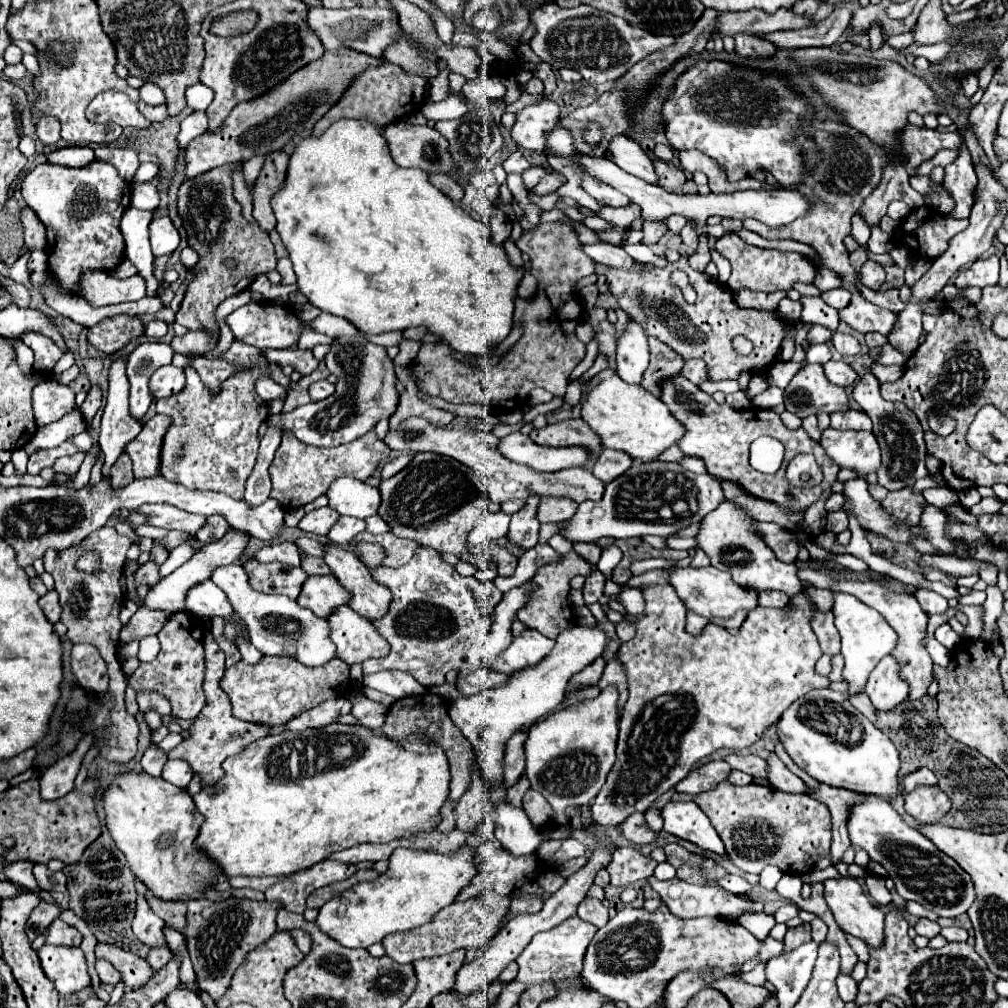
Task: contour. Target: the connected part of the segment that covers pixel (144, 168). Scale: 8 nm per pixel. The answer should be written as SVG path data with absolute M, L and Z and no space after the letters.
M150 162L140 164L136 170L136 176L134 176L134 182L148 182L156 176L156 172L158 172L158 168L154 164L150 164Z

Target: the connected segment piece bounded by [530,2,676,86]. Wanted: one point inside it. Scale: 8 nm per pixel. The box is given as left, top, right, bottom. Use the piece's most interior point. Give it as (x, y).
(602, 47)

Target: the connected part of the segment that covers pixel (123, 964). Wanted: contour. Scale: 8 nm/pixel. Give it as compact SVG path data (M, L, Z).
M98 944L96 946L96 956L108 960L122 974L124 984L130 986L132 990L138 990L138 988L146 986L146 982L154 976L154 970L150 968L150 964L144 958L140 958L132 952L126 952L120 946Z

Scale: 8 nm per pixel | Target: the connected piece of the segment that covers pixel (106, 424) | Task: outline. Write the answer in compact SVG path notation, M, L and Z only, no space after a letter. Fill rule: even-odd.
M126 358L116 360L110 368L110 388L108 388L108 402L102 416L102 430L100 430L100 450L104 458L102 478L110 482L110 468L122 454L124 446L138 436L142 424L138 424L128 412L128 392L130 384L126 378Z

